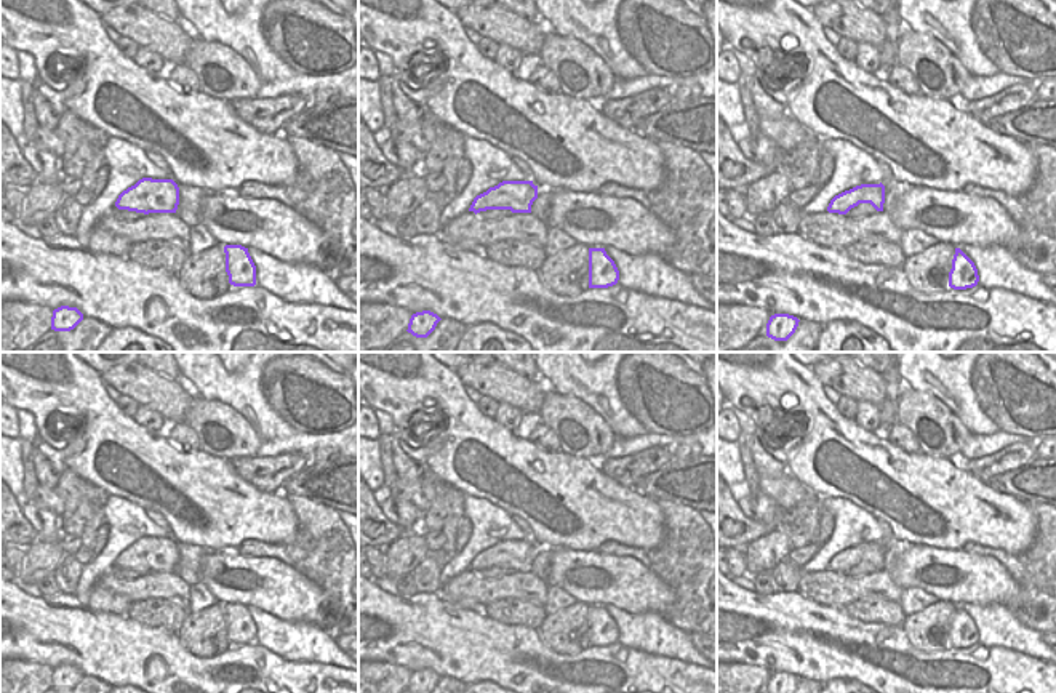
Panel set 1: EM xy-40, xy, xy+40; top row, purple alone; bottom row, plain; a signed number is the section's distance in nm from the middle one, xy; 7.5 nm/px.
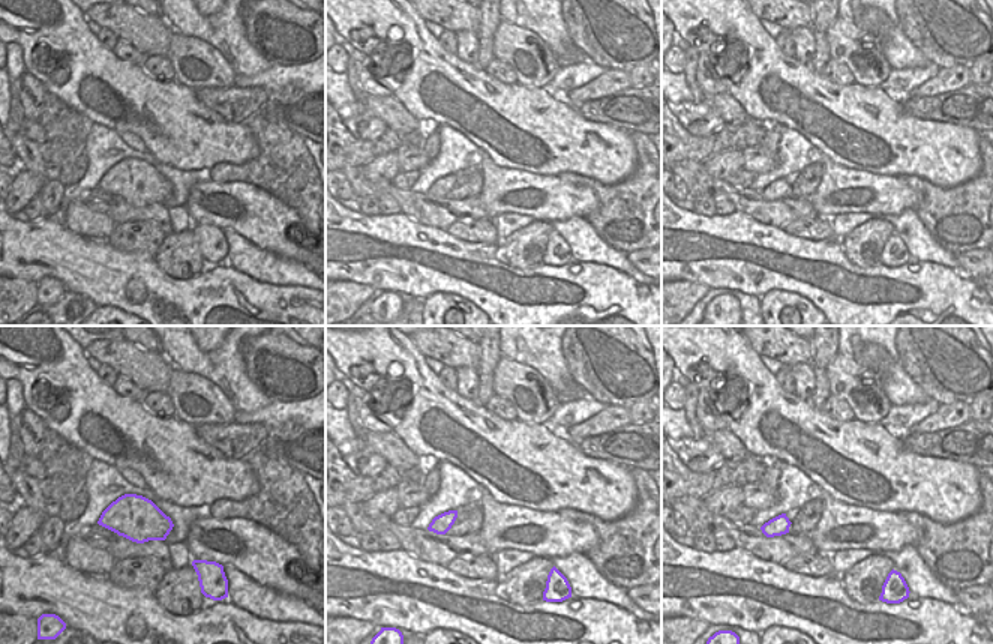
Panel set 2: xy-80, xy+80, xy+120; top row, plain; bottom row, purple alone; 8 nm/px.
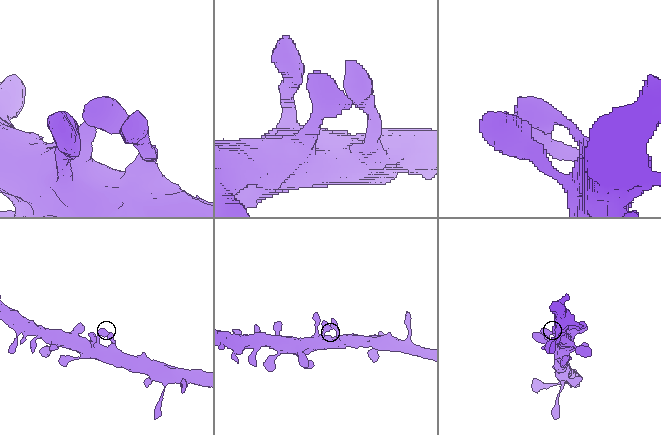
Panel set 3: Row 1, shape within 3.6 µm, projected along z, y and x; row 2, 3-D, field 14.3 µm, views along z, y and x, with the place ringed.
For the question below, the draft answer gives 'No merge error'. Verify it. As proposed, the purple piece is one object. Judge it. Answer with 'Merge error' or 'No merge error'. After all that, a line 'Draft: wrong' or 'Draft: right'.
No merge error
Draft: right

